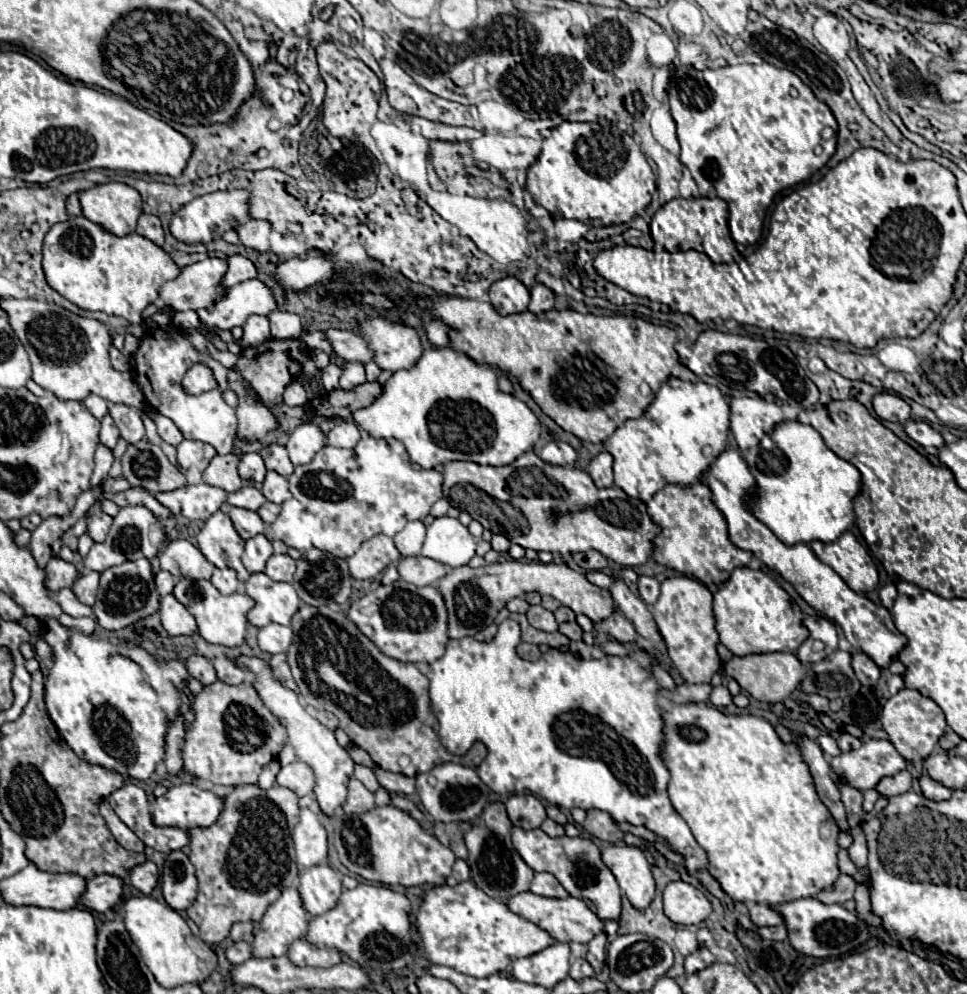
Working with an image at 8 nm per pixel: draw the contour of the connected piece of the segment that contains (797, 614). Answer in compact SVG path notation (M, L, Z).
M735 568L727 582L713 594L713 614L717 622L719 640L735 656L769 654L769 652L797 652L807 638L803 628L803 612L791 596L765 572L751 568Z

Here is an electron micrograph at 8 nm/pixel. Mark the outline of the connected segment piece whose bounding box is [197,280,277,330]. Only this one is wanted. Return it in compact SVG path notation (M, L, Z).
M245 280L237 286L225 288L215 300L213 308L199 308L197 316L221 330L231 330L235 326L243 326L247 316L251 314L269 314L277 308L271 290L259 280Z

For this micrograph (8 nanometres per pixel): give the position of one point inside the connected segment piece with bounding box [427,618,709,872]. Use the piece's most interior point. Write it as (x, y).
(520, 710)

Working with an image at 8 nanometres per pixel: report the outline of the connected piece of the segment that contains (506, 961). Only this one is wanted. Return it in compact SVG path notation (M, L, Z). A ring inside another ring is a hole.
M473 882L427 890L417 914L417 932L433 964L443 964L475 978L489 978L491 974L505 972L515 960L555 944L551 934L527 922L527 918L519 918L505 902L489 898Z

